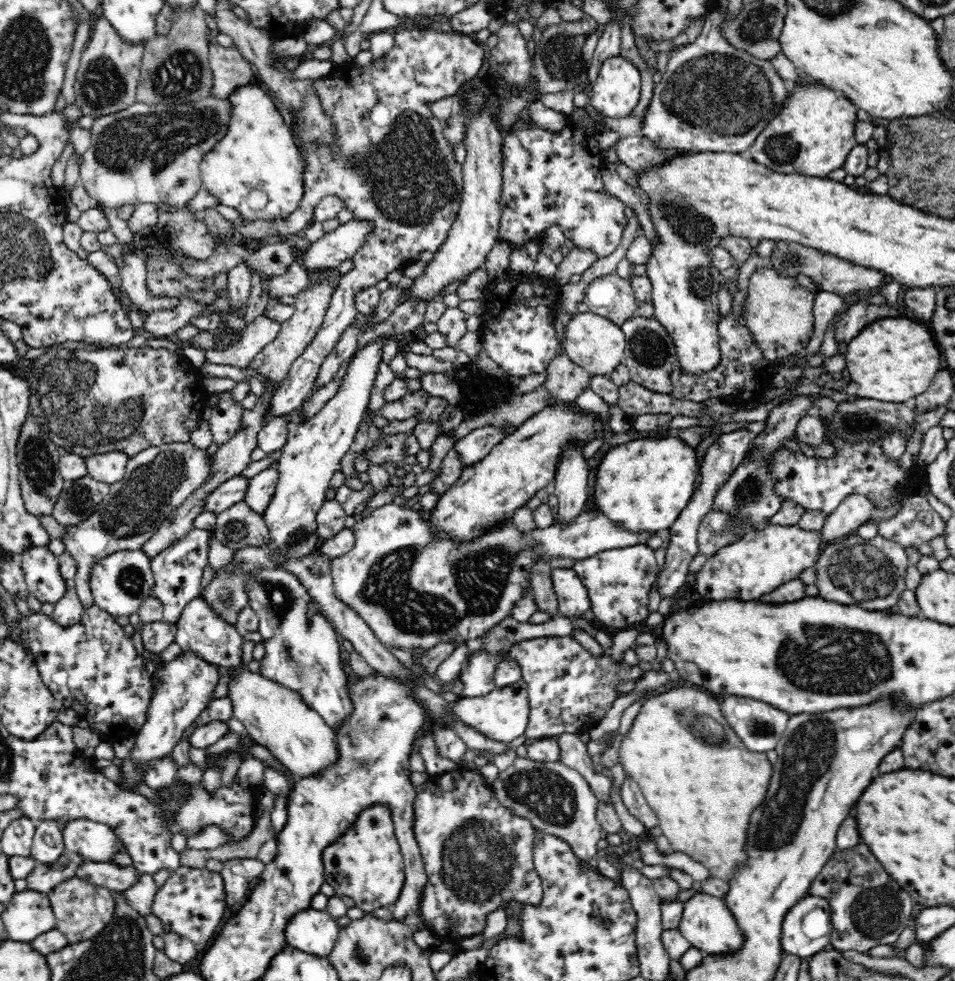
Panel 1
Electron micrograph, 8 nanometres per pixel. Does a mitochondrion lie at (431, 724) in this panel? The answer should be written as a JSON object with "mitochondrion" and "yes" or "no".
{"mitochondrion":"no"}

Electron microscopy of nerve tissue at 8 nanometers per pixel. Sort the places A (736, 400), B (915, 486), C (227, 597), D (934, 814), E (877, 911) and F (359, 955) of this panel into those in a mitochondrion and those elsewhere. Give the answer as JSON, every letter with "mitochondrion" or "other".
{"A":"other","B":"other","C":"mitochondrion","D":"other","E":"mitochondrion","F":"mitochondrion"}

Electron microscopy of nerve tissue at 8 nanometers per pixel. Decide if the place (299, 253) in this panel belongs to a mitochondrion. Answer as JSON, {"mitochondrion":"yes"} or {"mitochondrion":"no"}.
{"mitochondrion":"no"}

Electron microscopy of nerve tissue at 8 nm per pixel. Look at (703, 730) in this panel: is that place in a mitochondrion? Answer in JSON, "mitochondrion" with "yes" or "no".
{"mitochondrion":"yes"}

